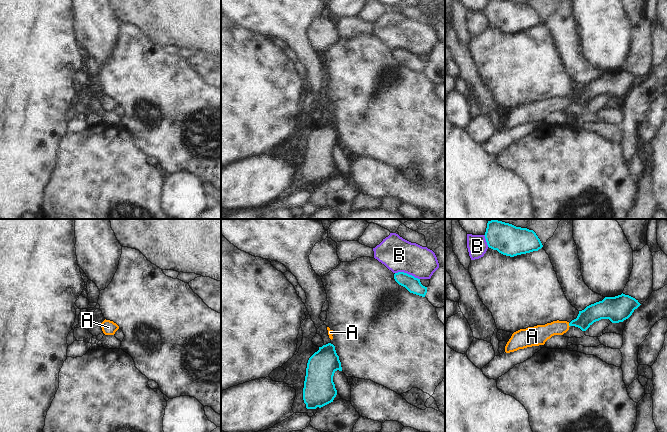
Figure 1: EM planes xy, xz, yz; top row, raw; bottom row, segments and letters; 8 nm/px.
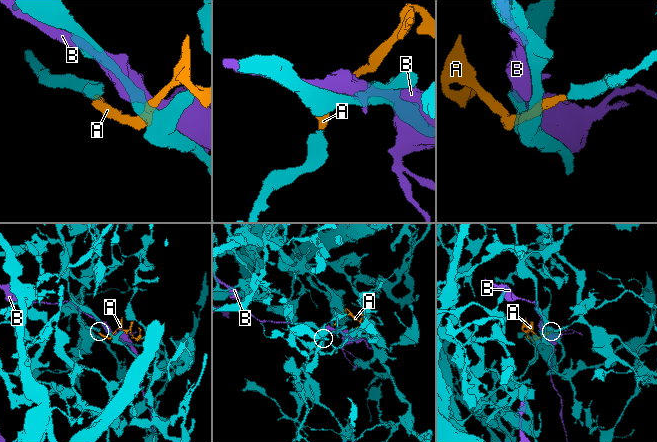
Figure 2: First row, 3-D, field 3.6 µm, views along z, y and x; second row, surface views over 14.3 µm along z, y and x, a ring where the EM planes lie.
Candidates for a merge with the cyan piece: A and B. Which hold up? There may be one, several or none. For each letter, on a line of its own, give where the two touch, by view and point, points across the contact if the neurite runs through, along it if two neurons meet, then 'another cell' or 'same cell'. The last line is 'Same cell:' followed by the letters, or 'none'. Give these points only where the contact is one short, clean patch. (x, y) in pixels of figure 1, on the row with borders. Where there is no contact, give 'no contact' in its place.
A: yz (569, 325) | across yz (594, 312), (581, 322), (569, 325), (552, 328), (540, 334) | same cell
B: xz (406, 273) | another cell
Same cell: A

